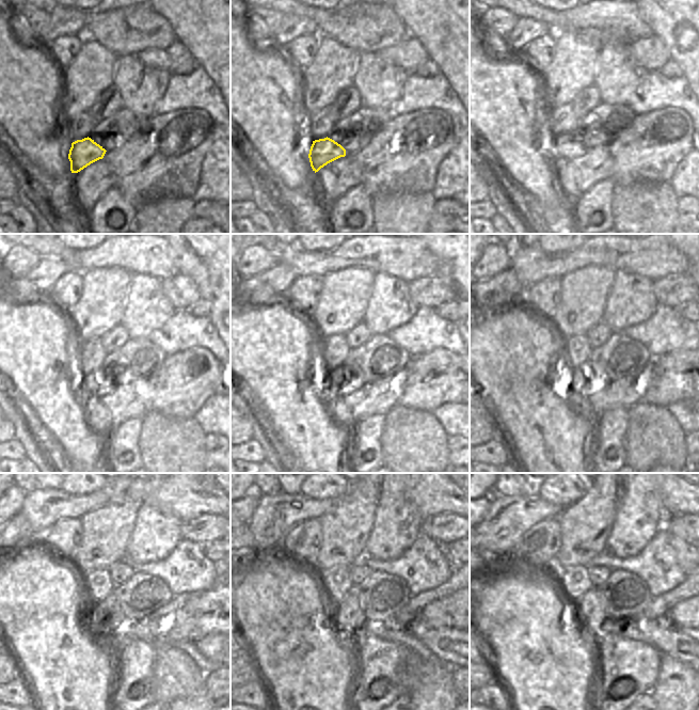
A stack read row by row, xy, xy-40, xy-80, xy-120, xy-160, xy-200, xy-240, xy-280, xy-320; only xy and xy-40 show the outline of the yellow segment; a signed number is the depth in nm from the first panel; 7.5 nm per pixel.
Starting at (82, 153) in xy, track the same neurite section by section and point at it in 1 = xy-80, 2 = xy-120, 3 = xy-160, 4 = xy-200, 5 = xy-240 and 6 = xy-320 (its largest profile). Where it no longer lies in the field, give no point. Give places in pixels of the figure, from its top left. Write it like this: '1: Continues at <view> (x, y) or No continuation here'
1: Continues at xy-80 (564, 150)
2: Continues at xy-120 (99, 388)
3: Continues at xy-160 (346, 379)
4: Continues at xy-200 (588, 377)
5: Continues at xy-240 (108, 615)
6: Continues at xy-320 (589, 614)

